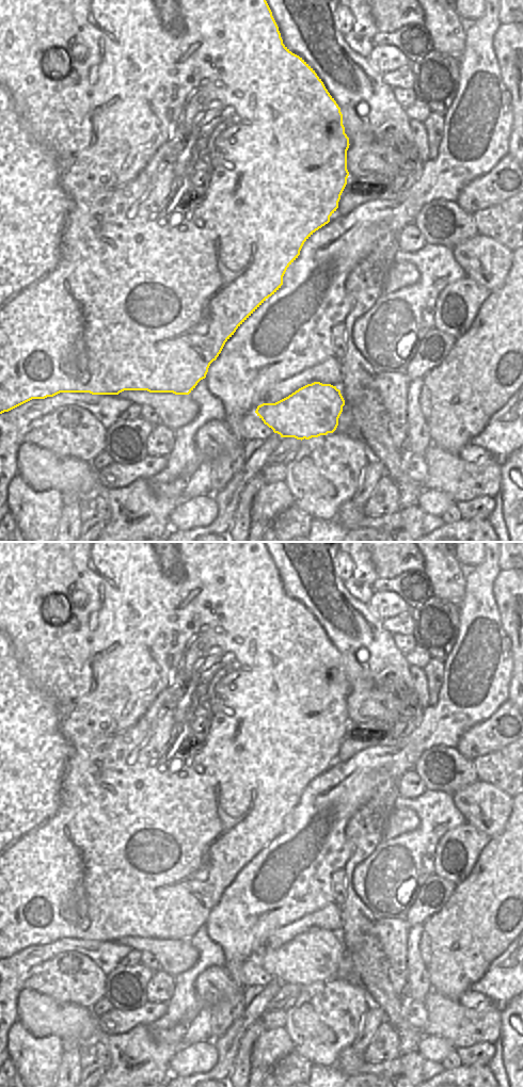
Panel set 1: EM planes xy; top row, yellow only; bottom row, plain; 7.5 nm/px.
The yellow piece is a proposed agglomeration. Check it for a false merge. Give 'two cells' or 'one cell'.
one cell

